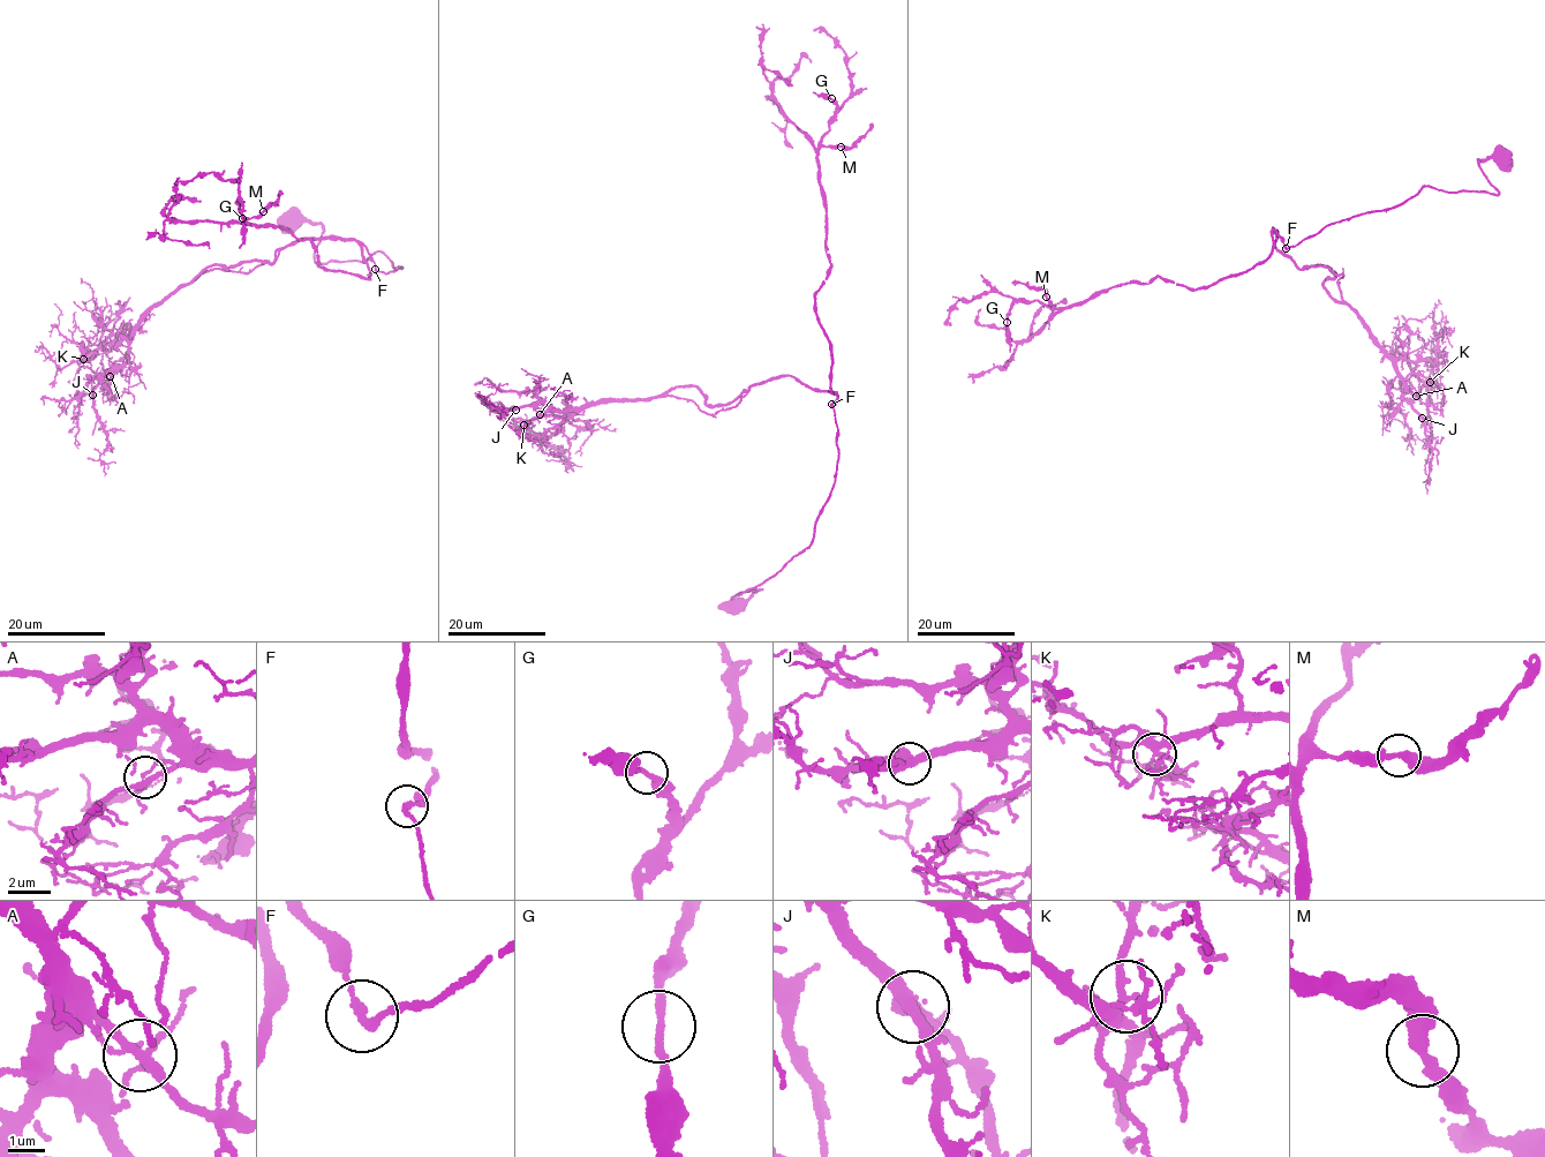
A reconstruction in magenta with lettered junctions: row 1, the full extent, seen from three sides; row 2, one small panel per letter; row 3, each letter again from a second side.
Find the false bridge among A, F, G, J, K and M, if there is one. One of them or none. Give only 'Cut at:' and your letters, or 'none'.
Cut at: none

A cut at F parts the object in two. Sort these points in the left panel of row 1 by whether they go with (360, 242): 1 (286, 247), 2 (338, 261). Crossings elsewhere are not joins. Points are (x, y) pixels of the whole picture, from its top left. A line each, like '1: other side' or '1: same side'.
1: same side
2: other side

